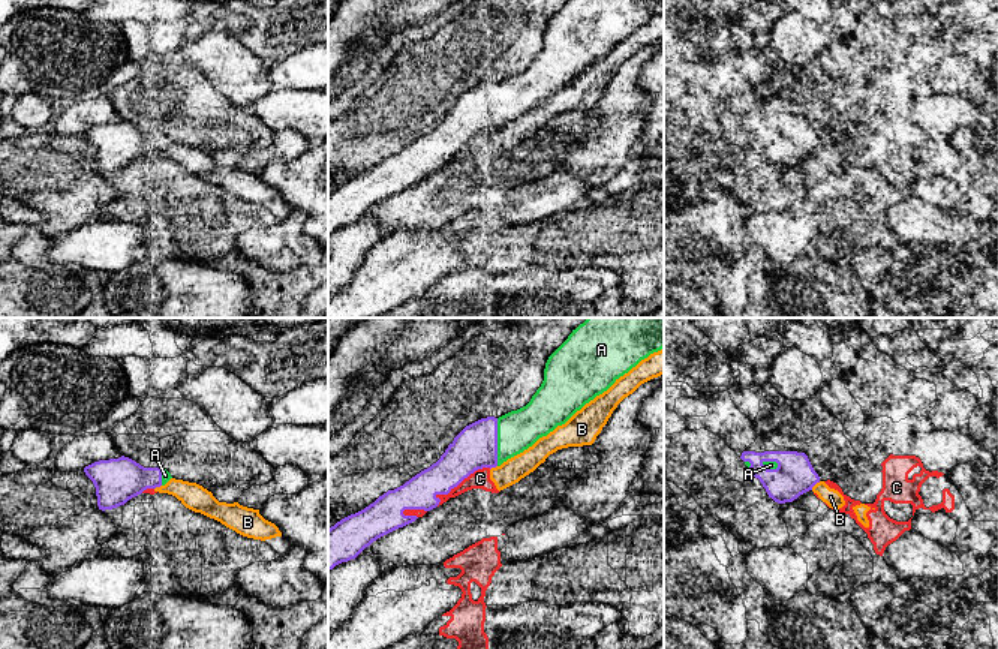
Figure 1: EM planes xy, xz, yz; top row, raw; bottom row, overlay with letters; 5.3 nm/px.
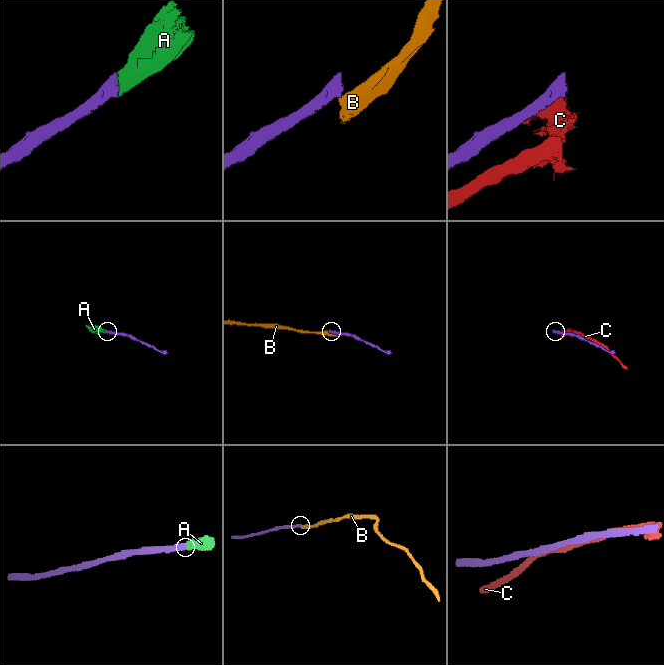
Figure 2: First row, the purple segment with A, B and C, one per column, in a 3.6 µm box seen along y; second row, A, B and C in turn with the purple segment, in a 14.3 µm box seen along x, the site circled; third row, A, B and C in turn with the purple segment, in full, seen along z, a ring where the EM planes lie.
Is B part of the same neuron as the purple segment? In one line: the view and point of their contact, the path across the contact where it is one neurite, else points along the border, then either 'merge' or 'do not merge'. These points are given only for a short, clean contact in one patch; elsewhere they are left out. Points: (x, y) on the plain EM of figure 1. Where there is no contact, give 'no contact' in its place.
yz (815, 147) | do not merge

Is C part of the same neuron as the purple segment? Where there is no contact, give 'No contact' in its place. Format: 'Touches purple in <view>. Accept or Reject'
Touches purple in xz. Reject

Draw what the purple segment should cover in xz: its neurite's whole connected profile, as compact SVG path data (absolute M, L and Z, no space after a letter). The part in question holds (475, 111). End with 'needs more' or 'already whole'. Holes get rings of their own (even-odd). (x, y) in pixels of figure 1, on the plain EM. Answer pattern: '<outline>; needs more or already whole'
M568 0L548 21L544 45L526 70L466 90L430 132L331 190L328 235L418 183L405 174L430 175L439 169L439 159L475 135L500 130L532 111L662 12L664 0Z; needs more

